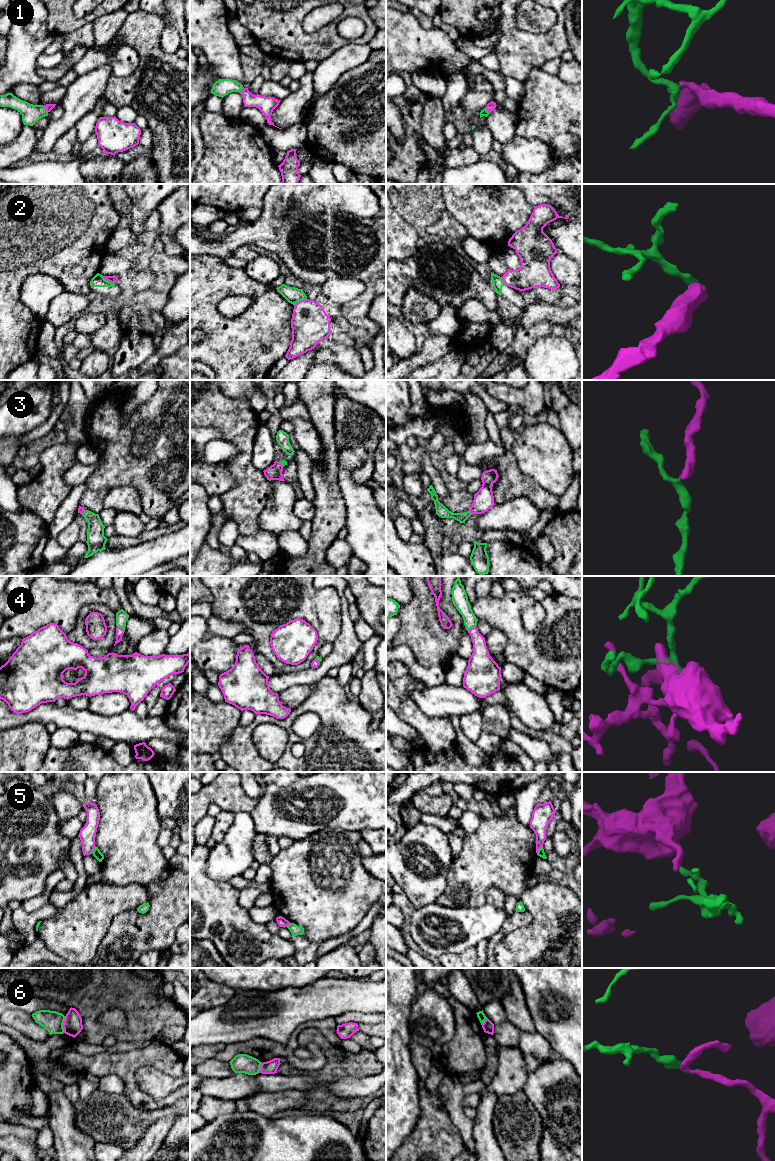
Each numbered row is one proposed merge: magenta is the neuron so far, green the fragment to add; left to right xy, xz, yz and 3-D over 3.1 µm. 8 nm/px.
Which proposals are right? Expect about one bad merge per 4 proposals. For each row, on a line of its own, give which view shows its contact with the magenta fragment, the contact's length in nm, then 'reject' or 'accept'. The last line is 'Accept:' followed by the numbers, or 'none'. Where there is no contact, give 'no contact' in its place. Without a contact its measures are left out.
1: contact in xy; length 70 nm; accept
2: contact in xy; length 120 nm; reject
3: contact in yz; length 50 nm; accept
4: contact in yz; length 80 nm; accept
5: contact in xy; length 70 nm; reject
6: contact in xy; length 140 nm; reject
Accept: 1, 3, 4

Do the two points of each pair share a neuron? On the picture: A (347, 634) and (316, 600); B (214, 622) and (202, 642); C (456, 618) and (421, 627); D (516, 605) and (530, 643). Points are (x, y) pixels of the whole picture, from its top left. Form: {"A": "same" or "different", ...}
{"A": "different", "B": "different", "C": "same", "D": "same"}

